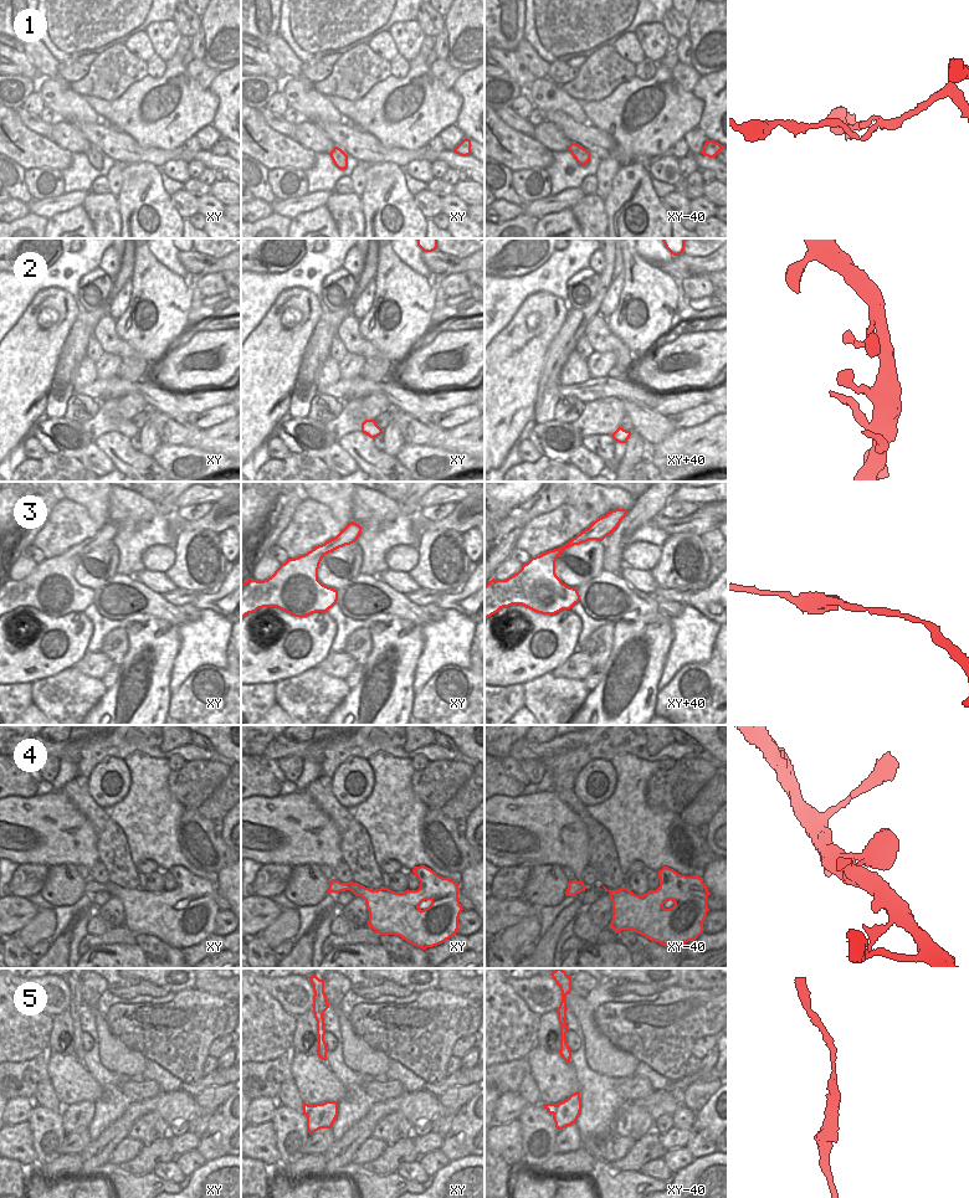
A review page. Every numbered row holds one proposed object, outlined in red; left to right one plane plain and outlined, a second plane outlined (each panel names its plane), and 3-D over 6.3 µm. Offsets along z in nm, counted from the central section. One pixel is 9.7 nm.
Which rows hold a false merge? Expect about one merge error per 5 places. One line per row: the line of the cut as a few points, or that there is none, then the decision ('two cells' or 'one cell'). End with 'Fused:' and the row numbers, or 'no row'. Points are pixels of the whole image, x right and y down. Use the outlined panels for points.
1: no cut; one cell
2: no cut; one cell
3: no cut; one cell
4: no cut; one cell
5: no cut; one cell
Fused: no row

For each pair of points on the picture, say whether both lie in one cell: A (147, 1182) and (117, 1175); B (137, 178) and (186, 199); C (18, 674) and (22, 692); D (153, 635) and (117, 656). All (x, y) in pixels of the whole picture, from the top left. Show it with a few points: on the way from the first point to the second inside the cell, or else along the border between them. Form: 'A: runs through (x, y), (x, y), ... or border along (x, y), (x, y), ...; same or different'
A: runs through (139, 1182), (124, 1182); same
B: border along (169, 196), (173, 206), (184, 219); different
C: border along (30, 682), (13, 684); different
D: border along (124, 627), (127, 653), (119, 667); different

